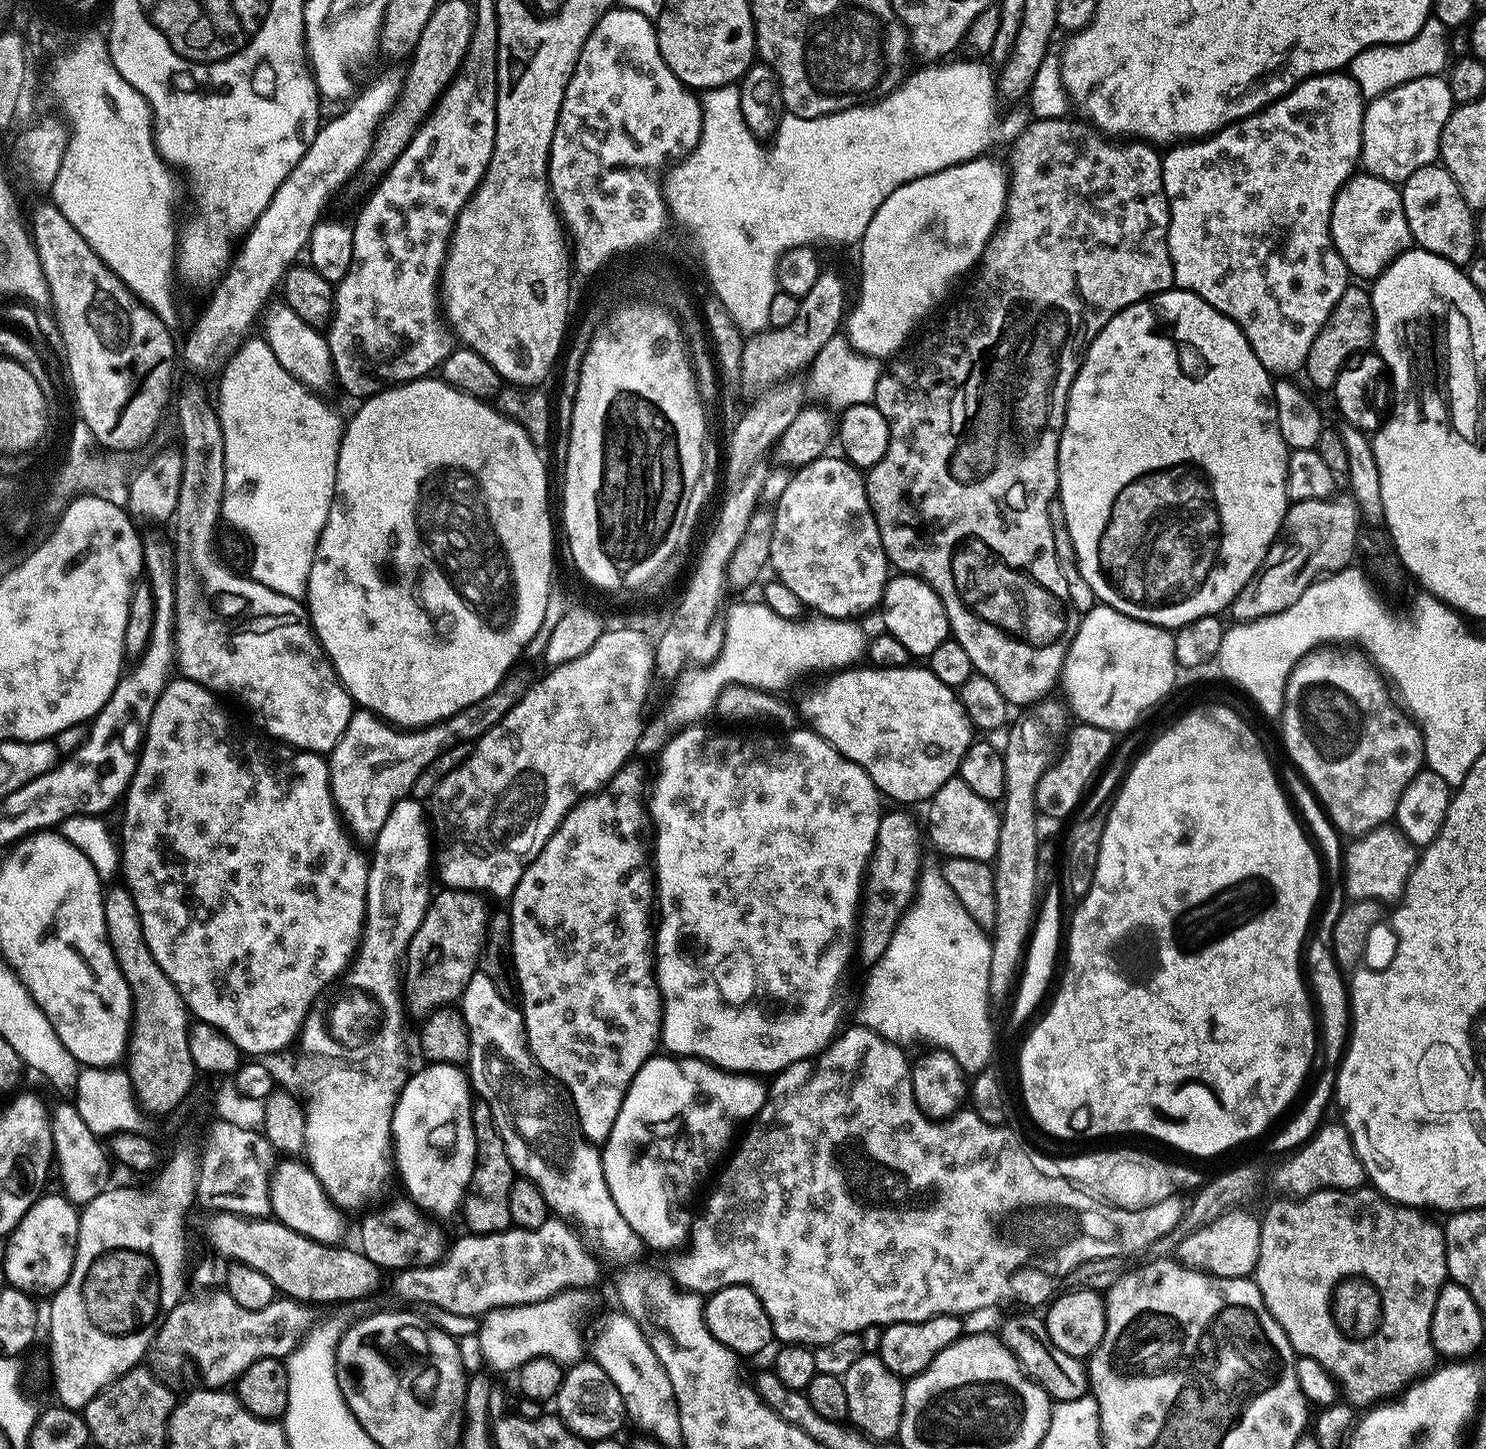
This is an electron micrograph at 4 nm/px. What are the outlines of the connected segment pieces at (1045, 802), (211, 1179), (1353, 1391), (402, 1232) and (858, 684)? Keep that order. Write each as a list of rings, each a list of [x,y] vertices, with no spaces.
[[[1077,723],[1075,727],[1067,733],[1058,755],[1038,782],[1036,787],[1037,813],[1050,814],[1051,817],[1062,820],[1071,817],[1081,807],[1079,806],[1080,799],[1083,798],[1084,791],[1087,790],[1088,783],[1092,780],[1092,775],[1107,762],[1108,755],[1112,752],[1113,733],[1089,724]]]
[[[217,1119],[207,1125],[204,1149],[200,1154],[200,1189],[198,1196],[208,1200],[213,1213],[233,1212],[248,1218],[264,1218],[272,1211],[268,1197],[268,1177],[274,1167],[274,1149],[263,1131],[242,1129]]]
[[[1371,1186],[1359,1187],[1352,1191],[1323,1188],[1319,1192],[1310,1193],[1307,1196],[1287,1199],[1274,1201],[1265,1210],[1264,1216],[1262,1212],[1260,1220],[1260,1249],[1254,1279],[1266,1302],[1266,1310],[1270,1310],[1270,1314],[1276,1319],[1278,1326],[1282,1326],[1297,1357],[1314,1358],[1314,1362],[1322,1365],[1342,1389],[1343,1399],[1348,1404],[1376,1406],[1381,1402],[1391,1401],[1397,1394],[1403,1393],[1417,1380],[1433,1371],[1434,1365],[1437,1363],[1435,1360],[1438,1360],[1436,1347],[1432,1344],[1430,1322],[1434,1314],[1434,1302],[1438,1302],[1438,1294],[1449,1279],[1443,1227],[1439,1223],[1435,1224],[1428,1217],[1431,1215],[1427,1211],[1410,1208],[1406,1204],[1393,1204]]]
[[[401,1198],[397,1204],[361,1222],[359,1251],[382,1270],[428,1268],[432,1264],[439,1264],[446,1255],[446,1240],[444,1244],[444,1232],[435,1223],[439,1224],[425,1215],[411,1200]]]
[[[853,666],[837,671],[835,674],[827,677],[828,684],[824,684],[808,701],[804,704],[804,712],[802,708],[802,716],[809,720],[811,731],[817,732],[824,741],[830,746],[834,746],[834,750],[838,750],[850,762],[854,762],[858,766],[862,766],[862,770],[866,770],[866,774],[875,782],[876,787],[880,789],[885,797],[888,796],[892,800],[897,800],[897,805],[908,806],[904,804],[916,804],[927,802],[932,799],[932,795],[937,792],[942,785],[948,780],[953,779],[959,773],[960,763],[966,754],[966,750],[972,745],[974,739],[974,729],[972,723],[968,720],[966,710],[962,706],[957,689],[946,686],[946,682],[938,682],[938,678],[934,678],[934,674],[926,666],[920,668],[912,668],[913,666],[905,666],[902,668],[877,668],[875,666],[867,666],[868,668],[860,668],[861,666]]]

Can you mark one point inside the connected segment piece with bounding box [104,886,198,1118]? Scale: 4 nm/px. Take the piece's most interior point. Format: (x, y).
(160, 1068)

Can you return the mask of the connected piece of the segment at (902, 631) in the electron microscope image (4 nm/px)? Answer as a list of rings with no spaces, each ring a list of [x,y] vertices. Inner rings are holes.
[[[893,575],[884,588],[883,608],[883,631],[898,638],[898,642],[902,642],[902,646],[906,646],[909,657],[927,658],[941,642],[949,639],[948,619],[940,596],[934,594],[932,587],[918,576]]]

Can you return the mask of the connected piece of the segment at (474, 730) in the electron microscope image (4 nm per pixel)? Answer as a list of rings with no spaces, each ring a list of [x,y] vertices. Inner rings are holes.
[[[509,674],[495,690],[486,694],[486,698],[466,706],[461,712],[448,717],[447,720],[439,720],[437,724],[429,724],[415,730],[405,730],[400,726],[393,726],[387,720],[380,719],[375,712],[353,711],[342,738],[327,757],[332,800],[336,804],[336,811],[343,827],[353,837],[356,835],[360,840],[375,841],[378,830],[382,830],[390,810],[398,801],[405,799],[411,793],[414,782],[428,769],[430,762],[434,762],[434,758],[438,758],[454,746],[471,745],[479,740],[482,734],[486,734],[486,730],[490,730],[519,702],[525,691],[525,685],[520,685],[519,678],[515,674]]]

